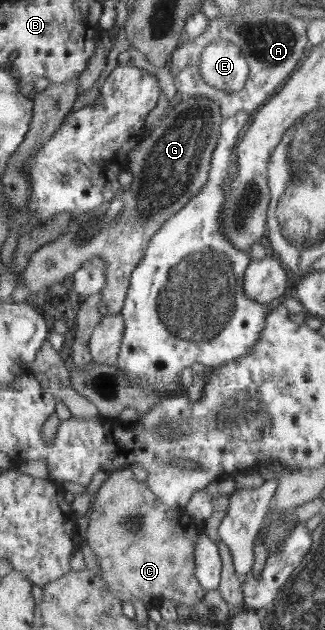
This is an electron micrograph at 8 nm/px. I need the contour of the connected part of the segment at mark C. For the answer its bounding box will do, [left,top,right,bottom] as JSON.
[87,469,206,606]

